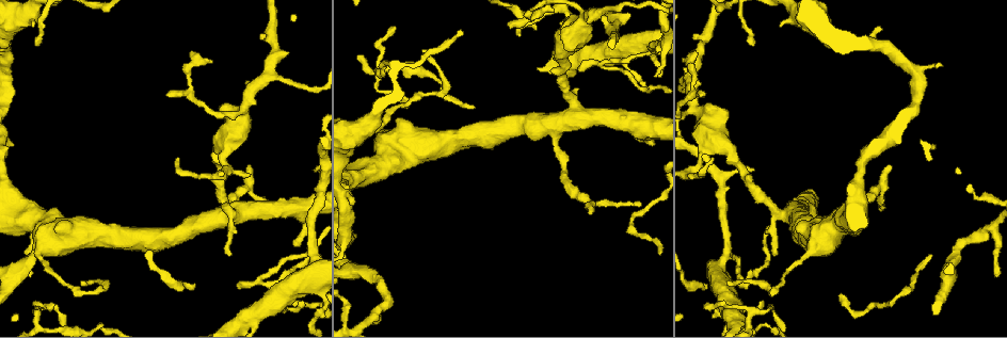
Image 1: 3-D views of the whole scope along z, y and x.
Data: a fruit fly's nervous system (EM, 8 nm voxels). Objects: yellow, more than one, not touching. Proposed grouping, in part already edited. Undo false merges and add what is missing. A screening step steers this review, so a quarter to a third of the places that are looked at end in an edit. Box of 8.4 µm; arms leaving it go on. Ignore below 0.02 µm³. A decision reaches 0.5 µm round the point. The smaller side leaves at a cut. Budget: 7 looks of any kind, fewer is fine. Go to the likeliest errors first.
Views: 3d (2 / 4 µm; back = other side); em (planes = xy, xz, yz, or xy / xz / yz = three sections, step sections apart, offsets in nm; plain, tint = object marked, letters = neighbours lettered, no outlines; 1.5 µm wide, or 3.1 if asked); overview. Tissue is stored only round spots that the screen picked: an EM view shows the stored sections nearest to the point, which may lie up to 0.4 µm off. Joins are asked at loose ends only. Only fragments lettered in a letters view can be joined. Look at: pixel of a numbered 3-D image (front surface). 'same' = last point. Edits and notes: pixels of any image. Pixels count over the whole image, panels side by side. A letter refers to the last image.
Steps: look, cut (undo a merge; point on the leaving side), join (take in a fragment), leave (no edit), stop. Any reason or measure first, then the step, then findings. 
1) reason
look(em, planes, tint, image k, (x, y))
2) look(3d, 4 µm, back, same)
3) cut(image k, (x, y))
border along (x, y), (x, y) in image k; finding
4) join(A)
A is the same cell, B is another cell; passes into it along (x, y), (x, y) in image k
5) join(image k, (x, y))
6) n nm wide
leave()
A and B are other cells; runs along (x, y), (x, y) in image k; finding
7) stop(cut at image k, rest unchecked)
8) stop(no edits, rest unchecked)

branch stops here
look(em, planes, letters, image 1, (315, 172))

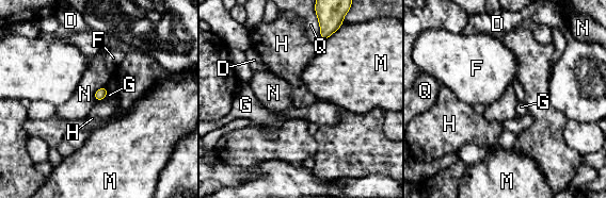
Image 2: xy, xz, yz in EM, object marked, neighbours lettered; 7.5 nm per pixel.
leave()
D, F, G, H, M, N and Q are other cells; border along (106, 85), (95, 92), (95, 100) in image 2; none of them fits

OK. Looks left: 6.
tapers out
look(em, planes, letters, image 1, (250, 176))

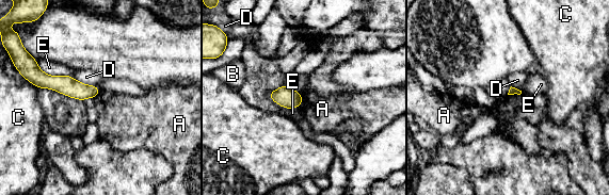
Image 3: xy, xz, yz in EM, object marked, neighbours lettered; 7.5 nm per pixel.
leave()
A, B, C, D and E are other cells; border along (521, 93), (508, 95) in image 3; none of them fits

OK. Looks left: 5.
an open end
look(3d, 4 µm, image 1, (238, 287))

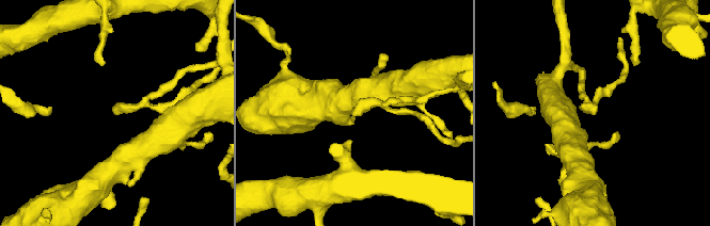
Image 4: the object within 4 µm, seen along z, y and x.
look(em, planes, letters, image 4, (593, 112))

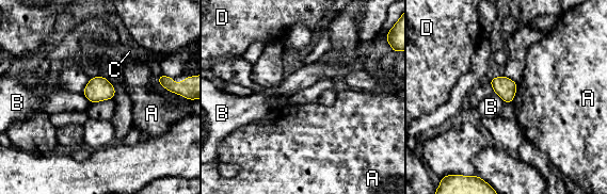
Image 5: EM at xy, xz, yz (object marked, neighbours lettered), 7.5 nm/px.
160 nm wide
leave()
A, B, C and D are other cells; border along (81, 93), (92, 102) in image 5; none of them fits

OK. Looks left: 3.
stop(no edits, rest unchecked)

